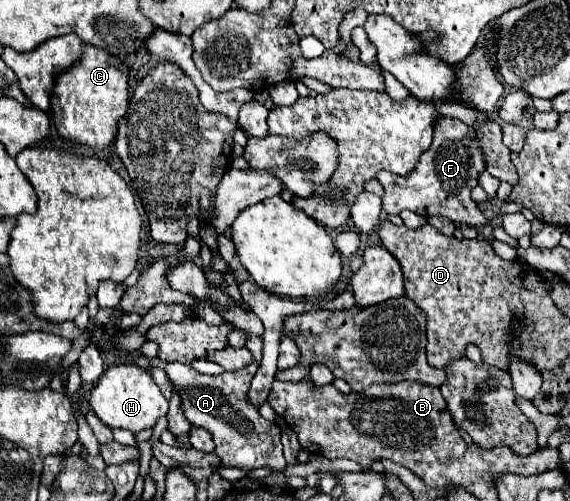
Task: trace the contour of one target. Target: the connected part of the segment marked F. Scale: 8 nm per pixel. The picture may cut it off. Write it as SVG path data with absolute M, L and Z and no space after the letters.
M440 115L434 123L432 147L426 153L422 153L416 169L410 175L400 177L388 171L376 173L376 179L384 189L382 211L386 211L388 215L398 215L404 209L410 209L424 217L444 215L454 223L470 225L468 219L474 215L474 209L482 213L470 197L470 189L478 185L478 173L482 171L482 151L478 149L474 131L460 119Z

